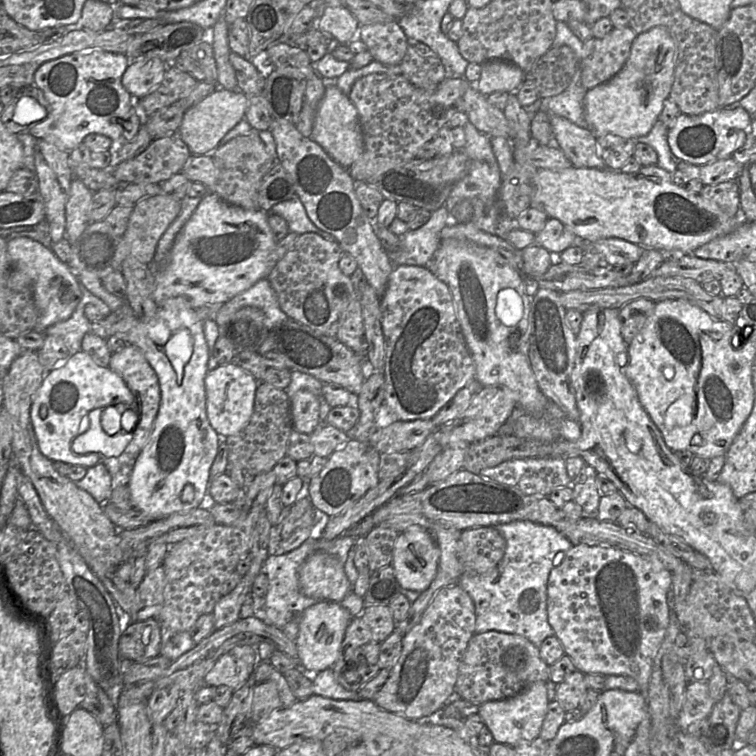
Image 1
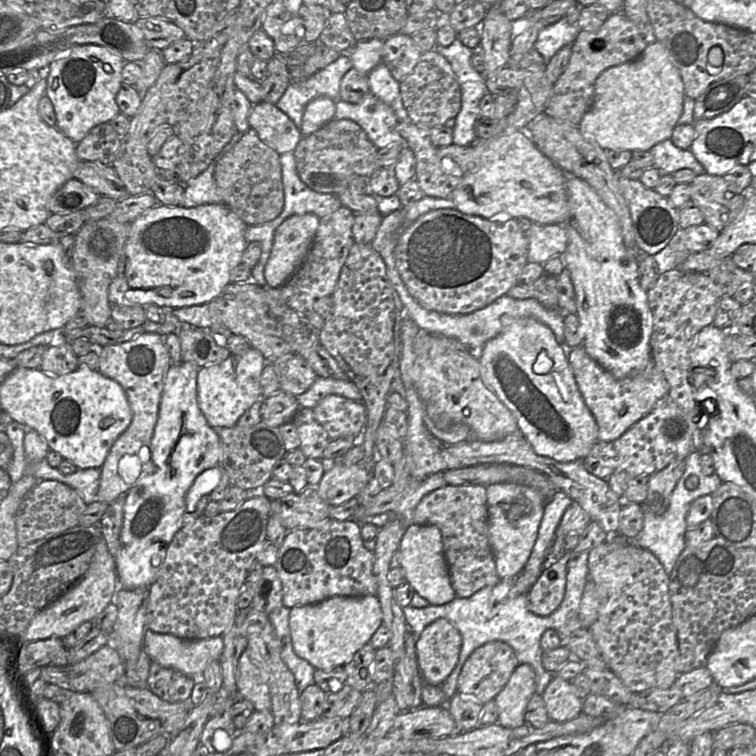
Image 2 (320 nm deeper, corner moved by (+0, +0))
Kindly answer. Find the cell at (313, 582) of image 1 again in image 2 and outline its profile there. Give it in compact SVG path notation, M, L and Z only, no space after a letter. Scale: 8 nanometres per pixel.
M328 518L323 523L287 531L274 565L282 583L283 605L291 609L334 596L377 596L374 553L363 546L360 530L361 524L355 519Z

